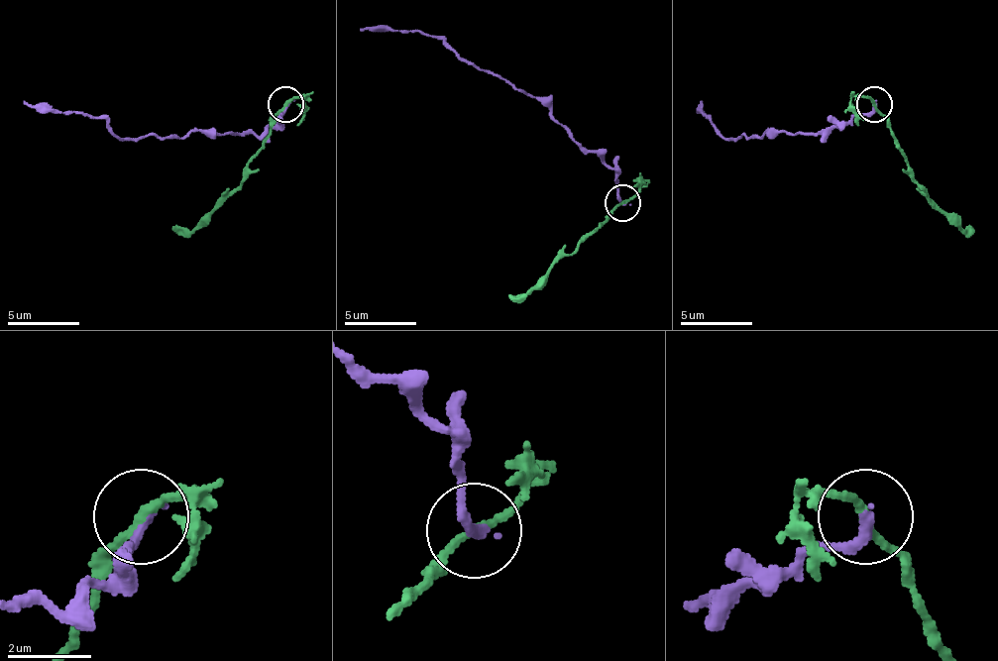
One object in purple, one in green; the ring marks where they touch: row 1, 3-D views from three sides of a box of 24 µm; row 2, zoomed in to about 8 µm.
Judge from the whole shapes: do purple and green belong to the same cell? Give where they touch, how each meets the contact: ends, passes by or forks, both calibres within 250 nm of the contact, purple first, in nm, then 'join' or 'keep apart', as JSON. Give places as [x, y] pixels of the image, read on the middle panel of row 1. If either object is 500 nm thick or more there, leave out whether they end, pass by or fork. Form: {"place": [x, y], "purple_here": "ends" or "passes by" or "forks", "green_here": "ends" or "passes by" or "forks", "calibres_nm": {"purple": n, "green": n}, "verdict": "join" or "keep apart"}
{"place": [622, 202], "purple_here": "ends", "green_here": "passes by", "calibres_nm": {"purple": 240, "green": 190}, "verdict": "keep apart"}

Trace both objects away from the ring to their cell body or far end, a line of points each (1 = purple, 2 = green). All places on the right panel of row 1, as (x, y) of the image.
1: (873, 105), (827, 134), (776, 130), (754, 137), (726, 137), (701, 112), (701, 101)
2: (873, 105), (888, 119), (909, 176), (963, 231), (970, 227)

